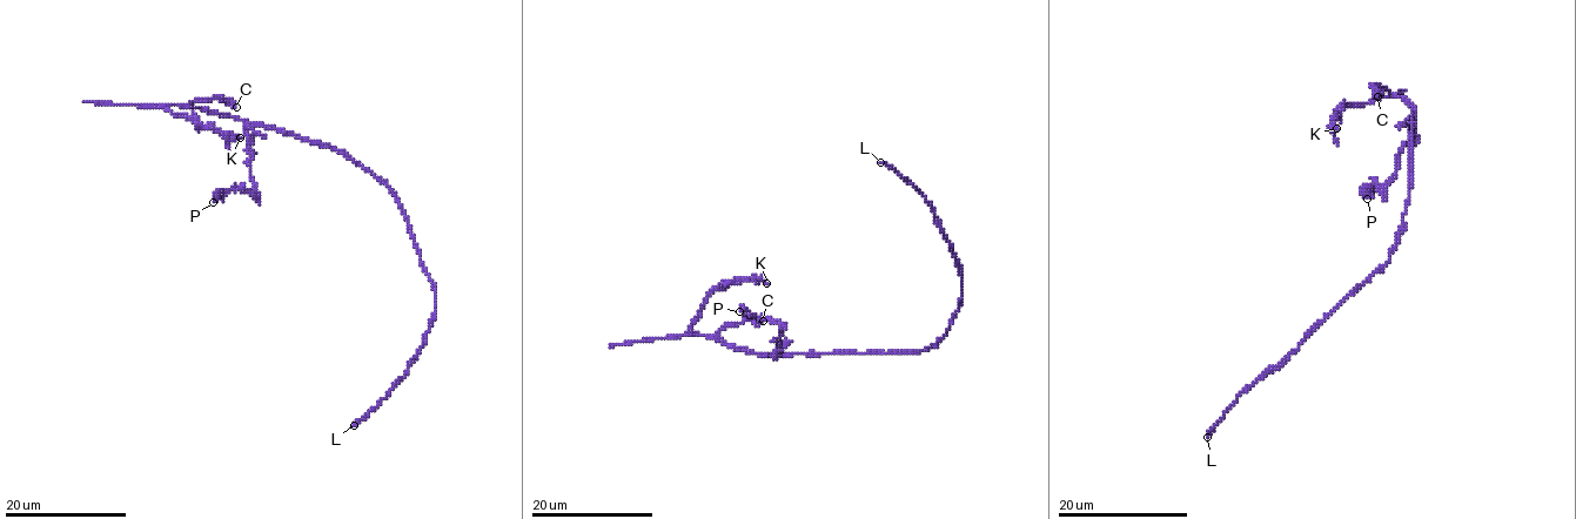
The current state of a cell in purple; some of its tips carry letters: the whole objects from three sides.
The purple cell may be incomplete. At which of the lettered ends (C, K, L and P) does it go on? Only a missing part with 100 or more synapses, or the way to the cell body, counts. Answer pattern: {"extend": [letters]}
{"extend": []}

